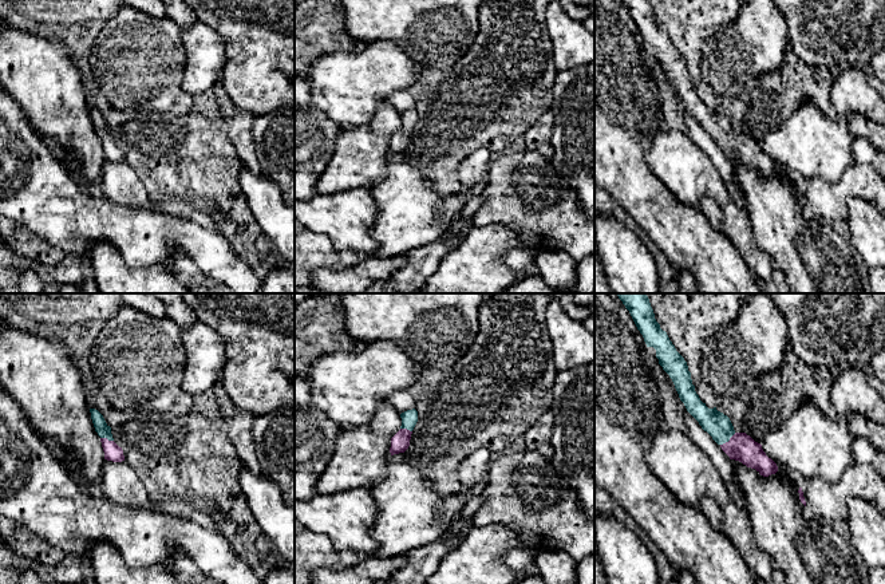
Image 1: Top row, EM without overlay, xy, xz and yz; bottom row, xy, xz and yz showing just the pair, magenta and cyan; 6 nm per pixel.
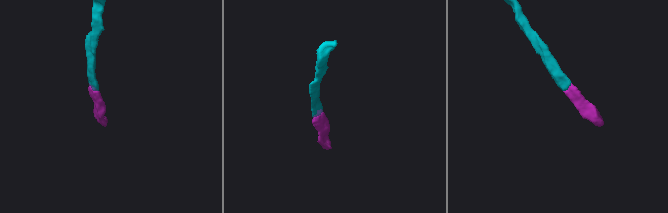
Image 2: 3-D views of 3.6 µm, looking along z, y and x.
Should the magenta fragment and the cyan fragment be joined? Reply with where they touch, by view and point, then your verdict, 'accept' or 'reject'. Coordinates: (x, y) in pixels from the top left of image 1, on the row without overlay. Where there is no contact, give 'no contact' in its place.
yz (729, 141) | accept

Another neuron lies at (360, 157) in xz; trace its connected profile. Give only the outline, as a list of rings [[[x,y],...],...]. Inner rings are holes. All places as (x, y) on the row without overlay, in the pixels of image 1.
[[[384,100],[368,123],[341,130],[333,155],[315,185],[316,193],[329,196],[382,182],[391,161],[391,138],[400,126],[399,111]]]

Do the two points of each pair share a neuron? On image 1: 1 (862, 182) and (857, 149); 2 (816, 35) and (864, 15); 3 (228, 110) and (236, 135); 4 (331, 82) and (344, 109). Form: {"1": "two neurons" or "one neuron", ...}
{"1": "two neurons", "2": "one neuron", "3": "one neuron", "4": "one neuron"}

